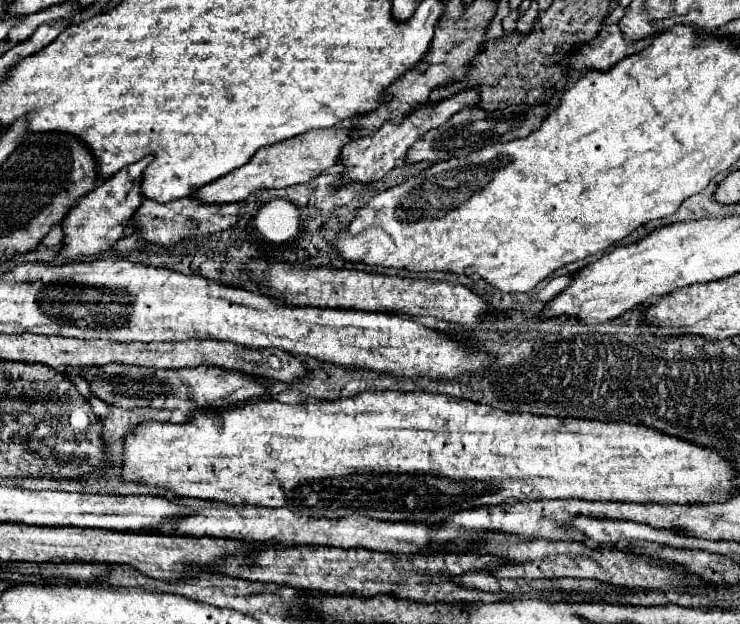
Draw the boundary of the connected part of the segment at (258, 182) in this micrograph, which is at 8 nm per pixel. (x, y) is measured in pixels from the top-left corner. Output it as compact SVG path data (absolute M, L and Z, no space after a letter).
M334 126L326 130L310 130L306 134L300 134L298 138L290 138L286 142L266 146L258 150L258 154L254 154L254 158L246 162L246 166L226 174L226 178L208 182L206 186L202 186L202 190L196 190L192 198L204 204L234 204L234 202L244 202L252 192L260 188L286 188L294 184L310 182L324 170L338 164L338 152L346 142L350 142L350 136L352 136L350 128Z

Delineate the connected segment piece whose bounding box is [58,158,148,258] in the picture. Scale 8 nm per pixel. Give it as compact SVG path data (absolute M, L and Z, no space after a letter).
M142 158L140 162L122 168L118 174L114 174L106 182L98 184L90 194L82 196L76 202L76 206L62 220L64 240L62 240L62 248L58 252L60 258L78 258L78 256L102 254L126 234L124 232L126 226L130 224L134 212L142 204L140 184L142 184L142 170L146 166L148 166L148 160Z

